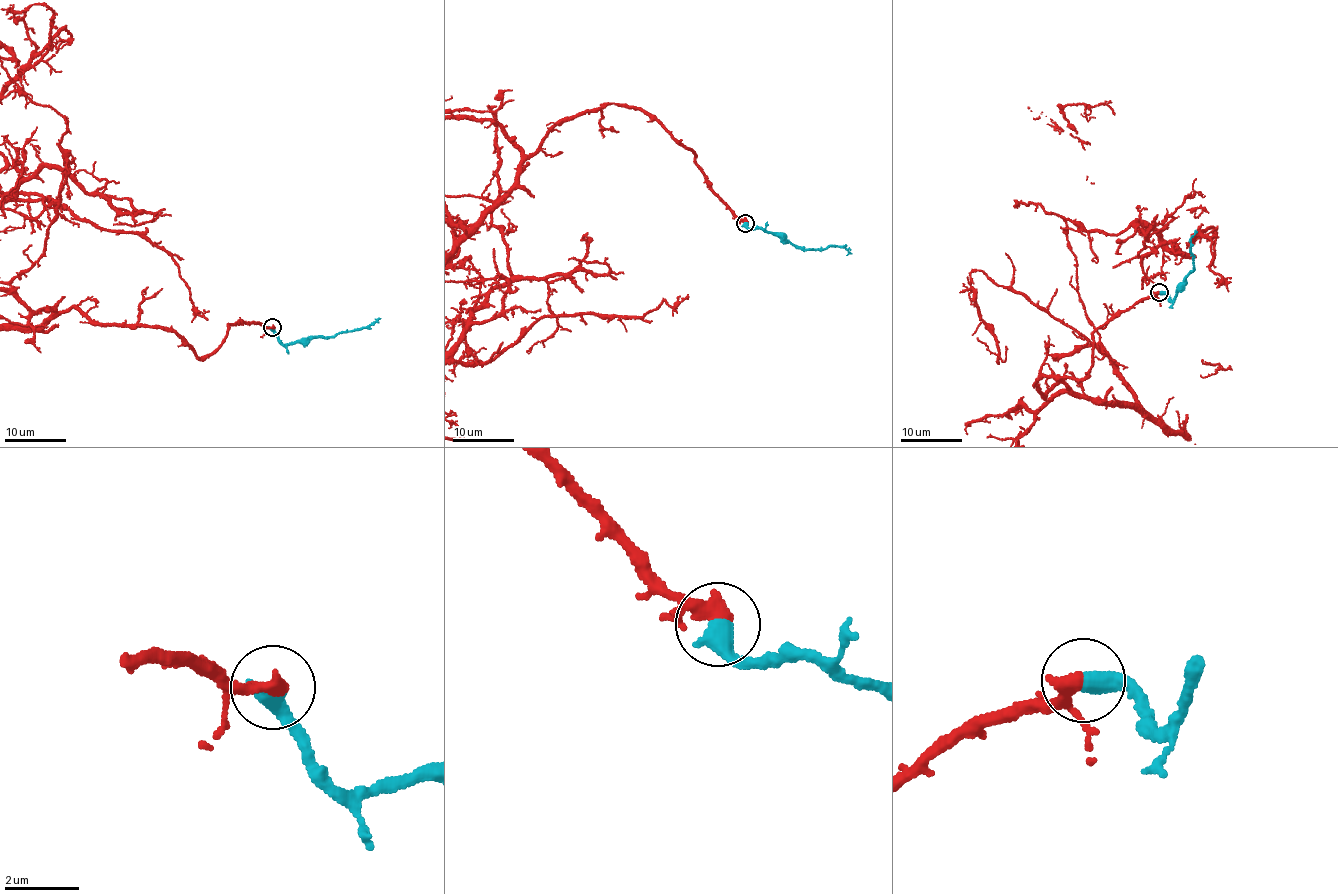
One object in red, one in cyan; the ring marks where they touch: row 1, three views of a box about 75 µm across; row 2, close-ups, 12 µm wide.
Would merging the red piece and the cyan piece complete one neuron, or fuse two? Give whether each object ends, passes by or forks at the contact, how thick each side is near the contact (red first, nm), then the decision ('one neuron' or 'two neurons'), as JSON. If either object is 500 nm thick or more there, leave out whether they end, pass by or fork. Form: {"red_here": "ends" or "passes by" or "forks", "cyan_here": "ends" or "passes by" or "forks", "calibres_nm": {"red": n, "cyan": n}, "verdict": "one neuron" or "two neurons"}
{"calibres_nm": {"red": 440, "cyan": 550}, "verdict": "one neuron"}

